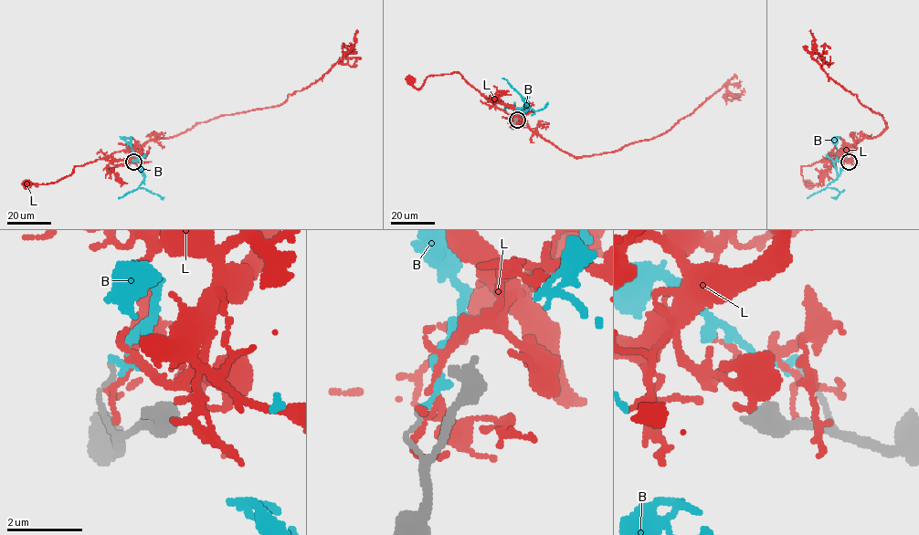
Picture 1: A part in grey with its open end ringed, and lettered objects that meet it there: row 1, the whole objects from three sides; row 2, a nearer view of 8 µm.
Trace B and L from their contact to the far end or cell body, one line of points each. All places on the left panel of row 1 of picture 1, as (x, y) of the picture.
B: (130, 159), (133, 154), (141, 163), (144, 178), (138, 187), (164, 197)
L: (130, 161), (157, 137), (279, 106), (316, 81), (343, 53), (341, 62), (356, 65)

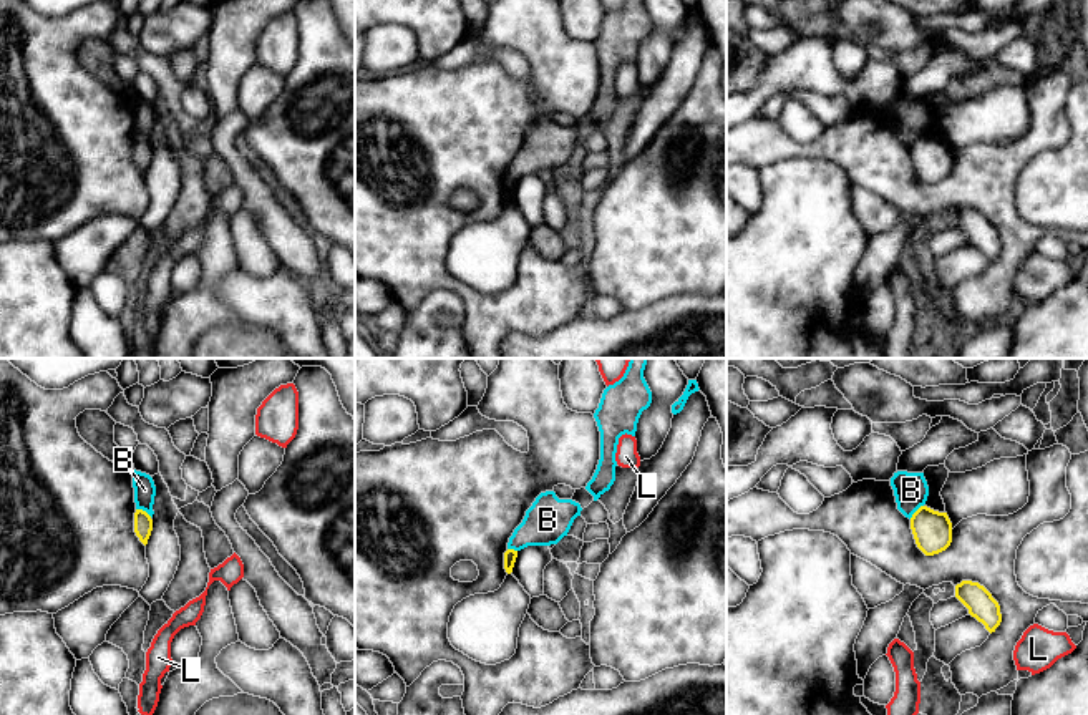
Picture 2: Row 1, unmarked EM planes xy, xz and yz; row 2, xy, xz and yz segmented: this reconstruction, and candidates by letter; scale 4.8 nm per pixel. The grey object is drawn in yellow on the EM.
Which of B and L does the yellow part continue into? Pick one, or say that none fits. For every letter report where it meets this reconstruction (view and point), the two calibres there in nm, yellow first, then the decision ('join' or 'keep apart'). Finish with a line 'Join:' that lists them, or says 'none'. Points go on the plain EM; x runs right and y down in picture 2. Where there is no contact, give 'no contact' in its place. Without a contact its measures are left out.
B: xy (145, 140) | 100/110 nm | keep apart
L: no contact | keep apart
Join: none

